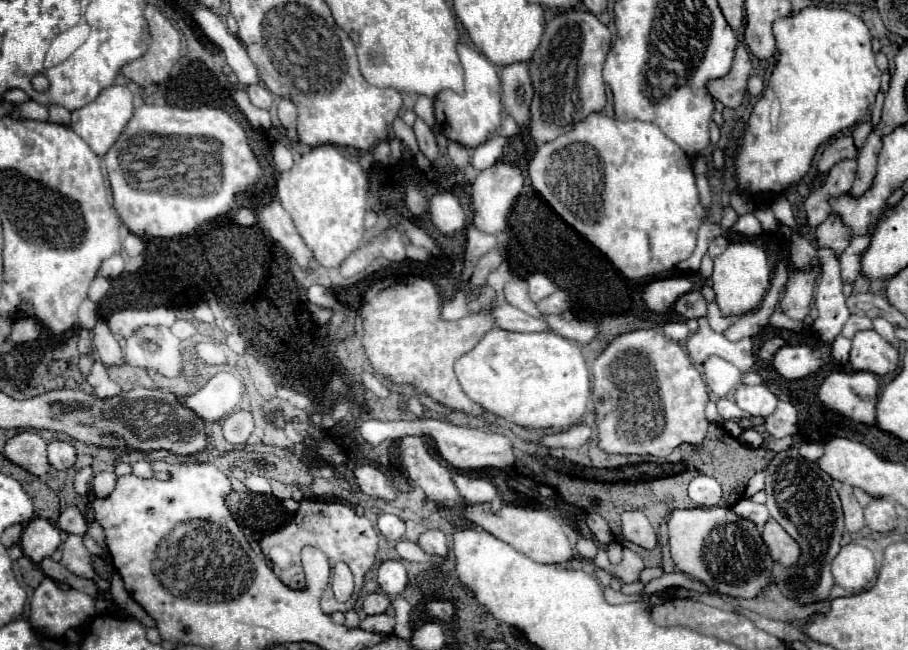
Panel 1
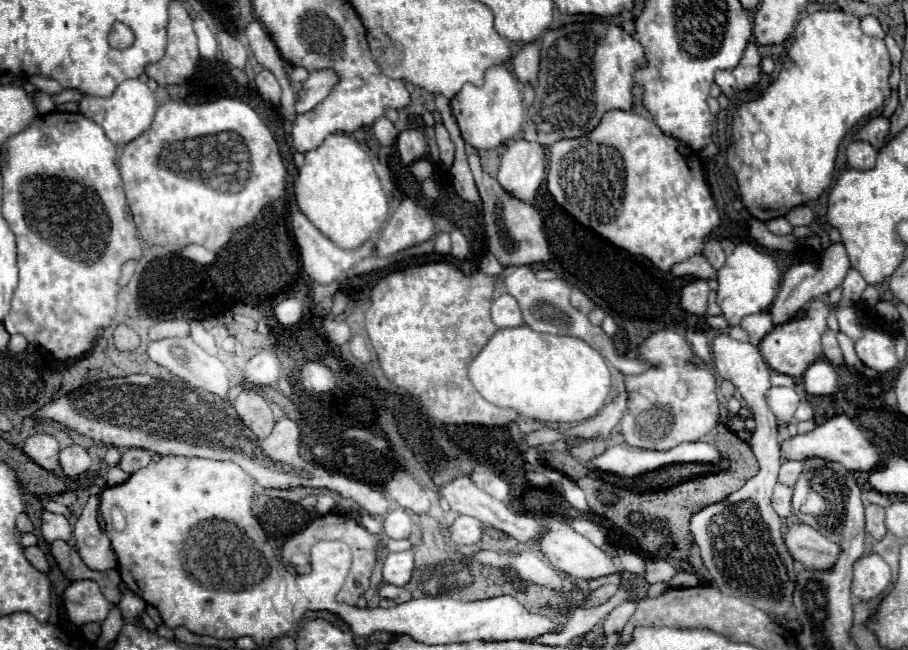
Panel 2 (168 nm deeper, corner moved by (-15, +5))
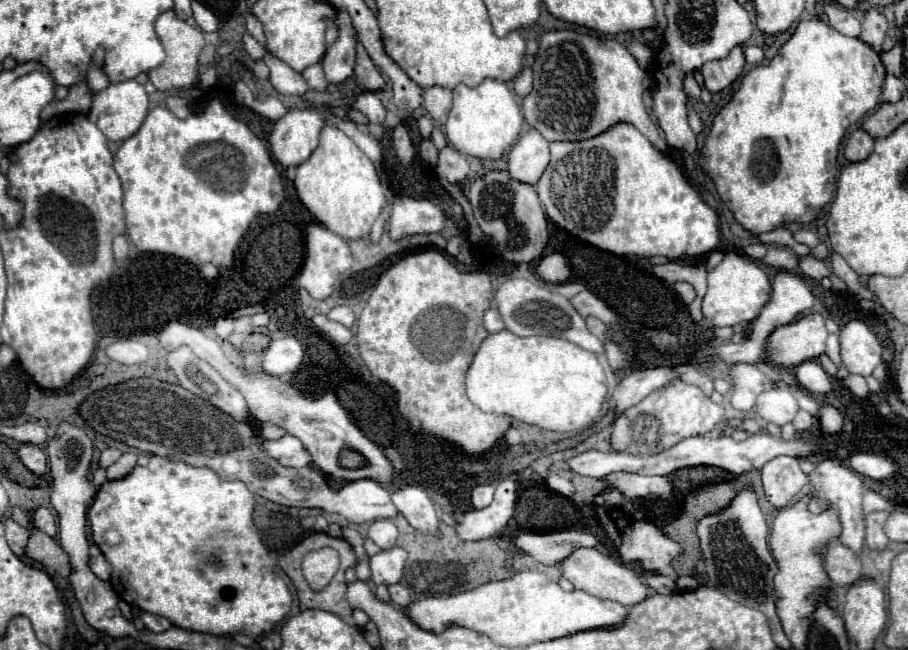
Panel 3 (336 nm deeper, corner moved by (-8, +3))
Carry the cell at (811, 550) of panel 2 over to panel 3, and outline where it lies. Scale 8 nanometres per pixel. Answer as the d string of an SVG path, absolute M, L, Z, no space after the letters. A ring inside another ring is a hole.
M837 539L829 541L827 553L823 555L823 567L825 567L825 573L827 573L829 581L833 583L833 587L849 585L849 583L865 577L865 573L861 571L859 557L851 549L841 545Z

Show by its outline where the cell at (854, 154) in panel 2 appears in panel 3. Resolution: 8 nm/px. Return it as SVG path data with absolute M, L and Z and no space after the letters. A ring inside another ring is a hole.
M857 129L849 135L845 147L843 147L843 155L847 161L857 163L857 161L865 161L865 157L869 157L869 153L873 151L873 139L863 131Z

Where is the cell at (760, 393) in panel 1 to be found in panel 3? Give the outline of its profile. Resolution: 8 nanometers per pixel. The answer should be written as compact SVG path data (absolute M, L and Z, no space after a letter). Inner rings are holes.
M771 389L757 397L757 415L763 417L767 423L785 425L793 421L799 405L795 397L787 389Z

